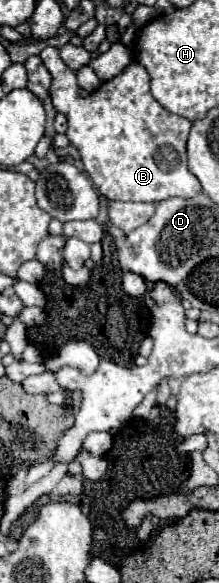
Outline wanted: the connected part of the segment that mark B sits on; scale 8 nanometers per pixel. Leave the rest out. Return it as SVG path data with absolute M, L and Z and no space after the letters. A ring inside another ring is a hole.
M56 47L40 53L46 69L52 73L52 105L68 119L68 139L80 151L84 169L98 191L110 201L150 201L158 203L170 197L194 197L202 191L200 181L186 165L186 139L192 121L168 113L152 95L148 73L130 63L120 75L102 83L88 97L80 97L76 75L60 59Z

